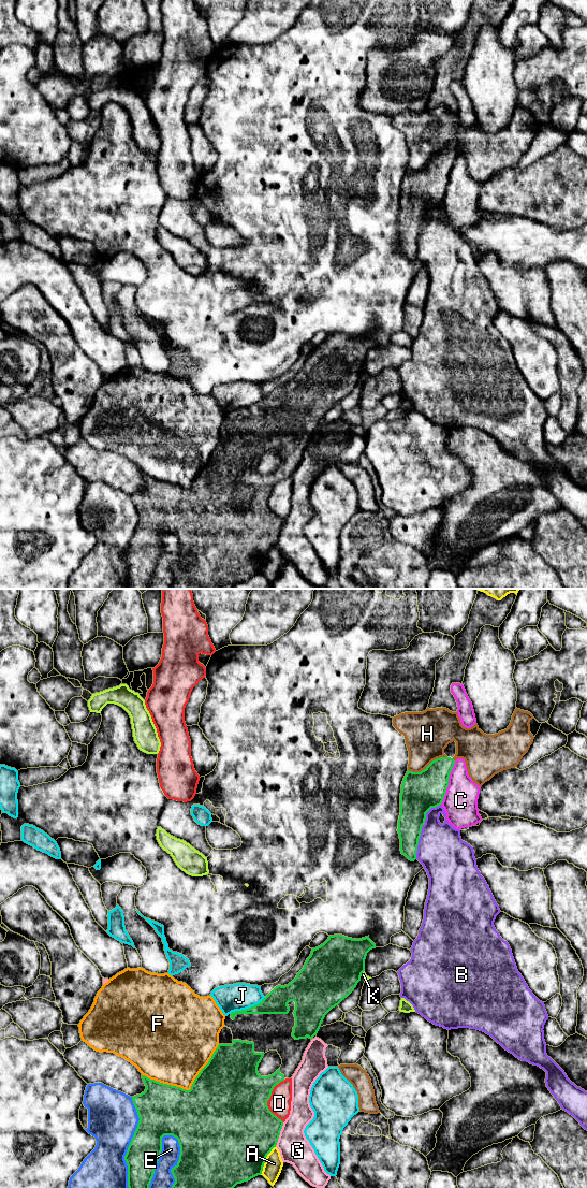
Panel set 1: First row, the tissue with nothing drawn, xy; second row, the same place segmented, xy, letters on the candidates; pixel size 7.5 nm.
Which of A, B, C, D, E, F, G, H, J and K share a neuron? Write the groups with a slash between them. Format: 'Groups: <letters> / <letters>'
Groups: A / B E / C / D / F / G / H / J / K

